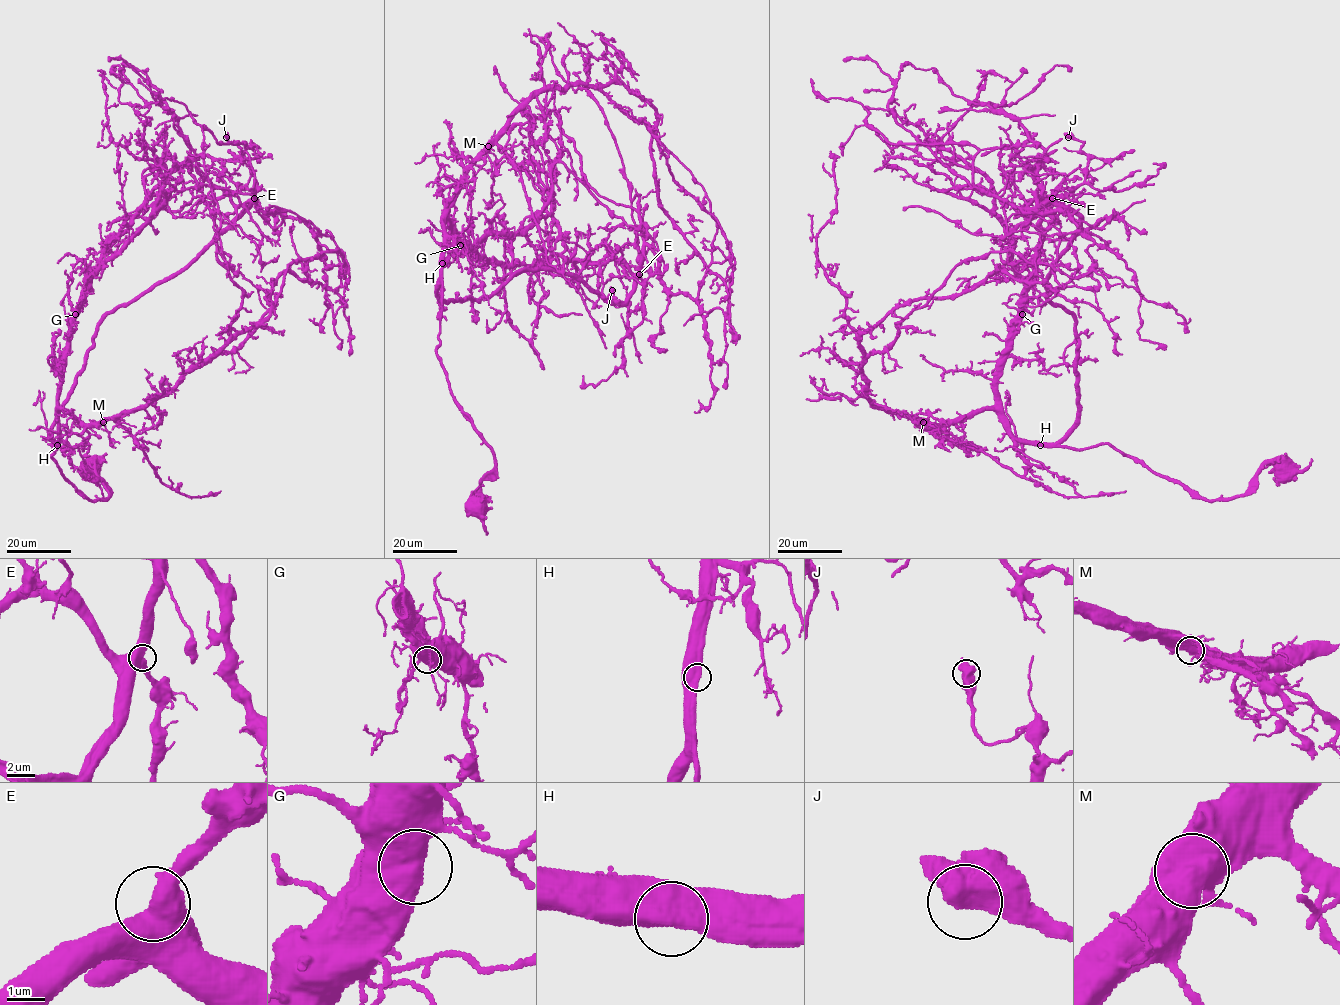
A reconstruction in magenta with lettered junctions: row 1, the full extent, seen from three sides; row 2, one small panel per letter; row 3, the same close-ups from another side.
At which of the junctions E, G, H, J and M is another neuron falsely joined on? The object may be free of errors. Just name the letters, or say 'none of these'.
none of these

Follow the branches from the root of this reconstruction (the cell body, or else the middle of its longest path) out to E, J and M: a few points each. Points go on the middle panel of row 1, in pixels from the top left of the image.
E: (479, 507), (495, 456), (436, 354), (440, 282), (443, 300), (478, 301), (557, 269), (624, 302), (639, 274)
J: (479, 507), (440, 282), (639, 276), (642, 305), (612, 290)
M: (479, 507), (481, 482), (494, 467), (495, 456), (454, 397), (436, 346), (443, 219), (464, 169), (488, 146)

